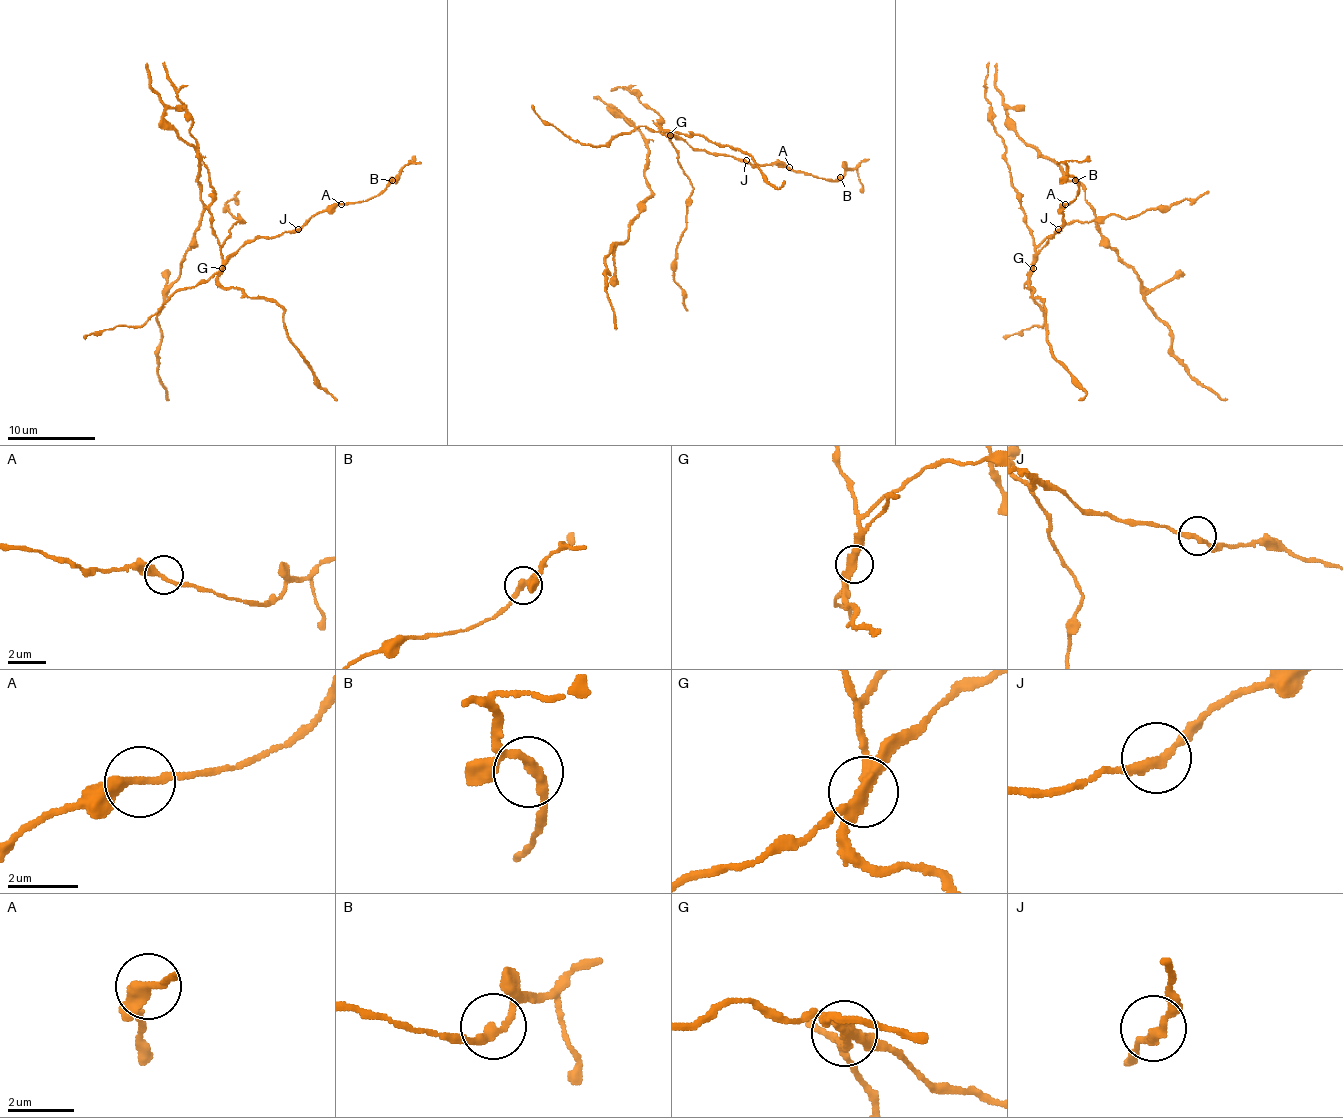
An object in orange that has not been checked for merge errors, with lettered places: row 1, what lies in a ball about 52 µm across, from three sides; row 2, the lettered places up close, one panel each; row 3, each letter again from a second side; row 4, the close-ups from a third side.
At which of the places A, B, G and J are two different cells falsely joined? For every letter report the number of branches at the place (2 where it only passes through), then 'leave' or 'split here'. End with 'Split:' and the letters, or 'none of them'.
A: branches 2; leave
B: branches 2; leave
G: branches 3; split here
J: branches 2; leave
Split: G

